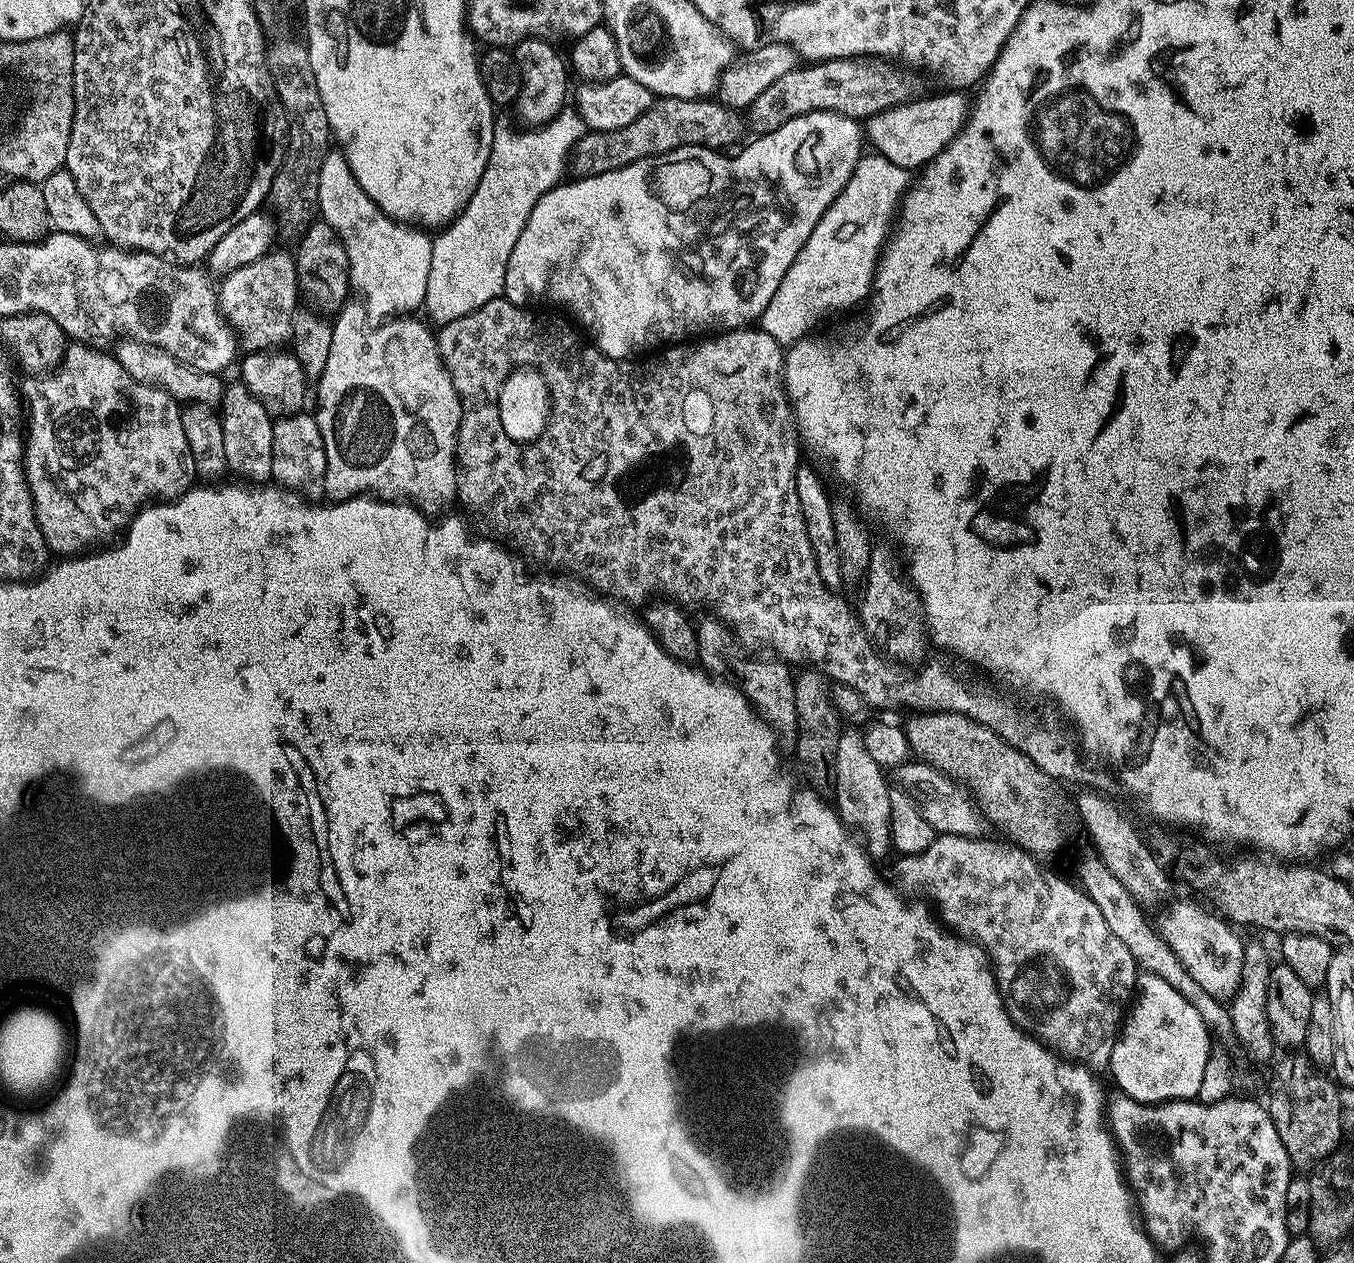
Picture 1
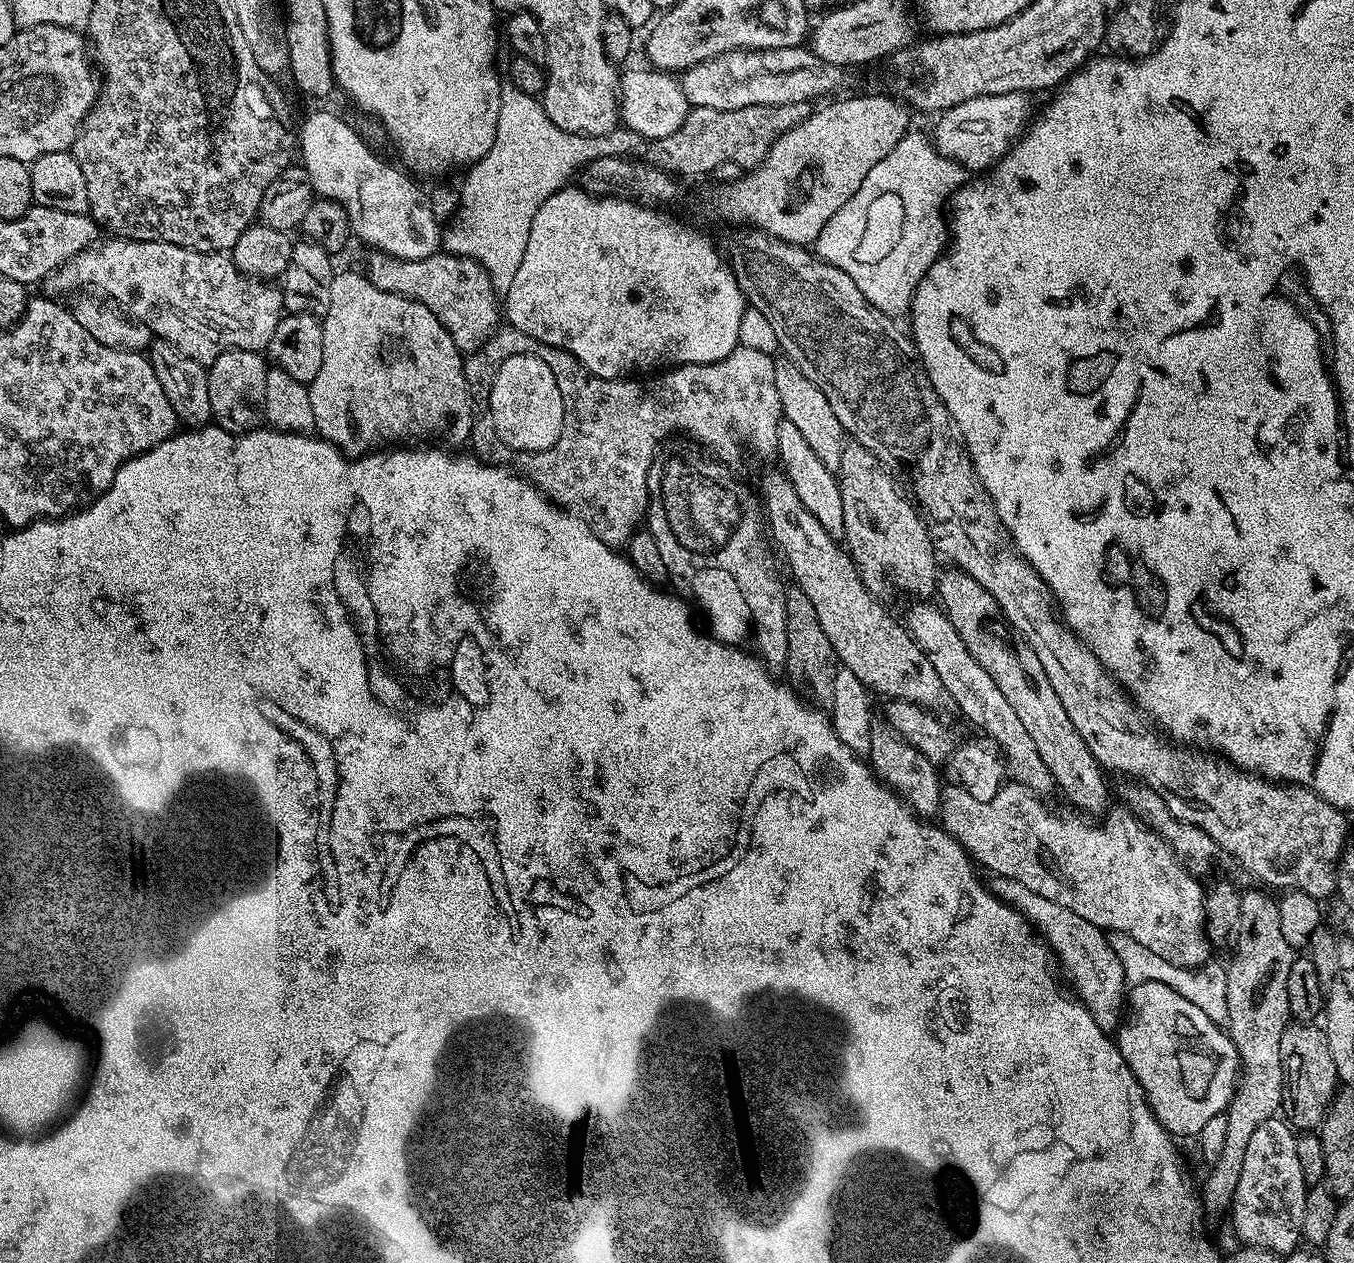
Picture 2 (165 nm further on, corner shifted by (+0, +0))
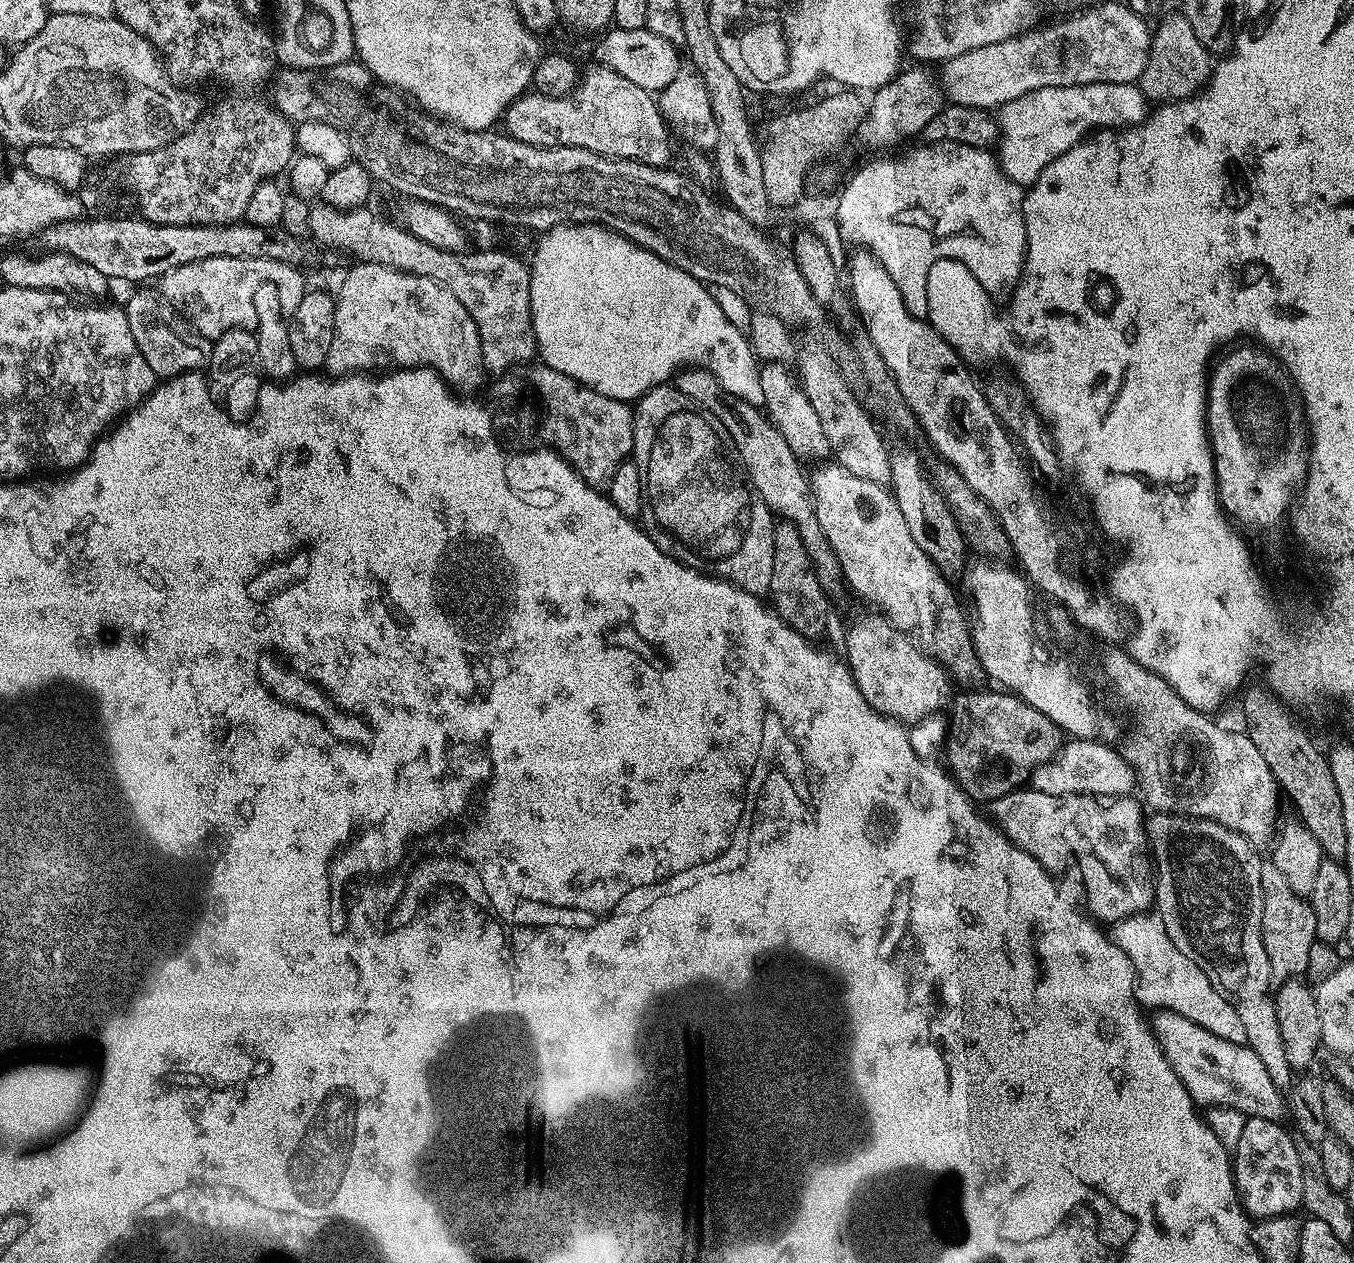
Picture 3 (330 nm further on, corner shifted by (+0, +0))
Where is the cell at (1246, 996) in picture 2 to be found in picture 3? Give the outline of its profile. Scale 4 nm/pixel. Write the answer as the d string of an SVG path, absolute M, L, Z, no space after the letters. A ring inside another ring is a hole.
M1270 860L1261 861L1262 883L1262 942L1266 946L1266 958L1270 958L1272 979L1283 982L1300 978L1308 971L1310 946L1316 941L1314 910L1305 897L1290 889L1285 875Z

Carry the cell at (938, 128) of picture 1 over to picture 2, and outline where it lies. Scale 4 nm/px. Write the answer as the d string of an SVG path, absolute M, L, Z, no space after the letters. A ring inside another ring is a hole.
M1023 92L970 98L939 113L937 120L940 121L937 122L936 129L930 132L930 139L943 156L969 173L976 174L991 169L1024 135L1024 130L1030 123L1028 100L1029 97Z

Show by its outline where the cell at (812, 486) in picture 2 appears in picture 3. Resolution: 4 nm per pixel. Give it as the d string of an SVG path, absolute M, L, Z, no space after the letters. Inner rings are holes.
M761 363L760 381L762 382L766 415L772 425L780 431L782 438L786 438L786 446L790 446L790 450L794 450L794 454L801 461L827 461L830 453L826 434L822 430L822 421L814 411L814 406L810 406L810 398L806 398L804 389L801 388L793 369L787 363Z

